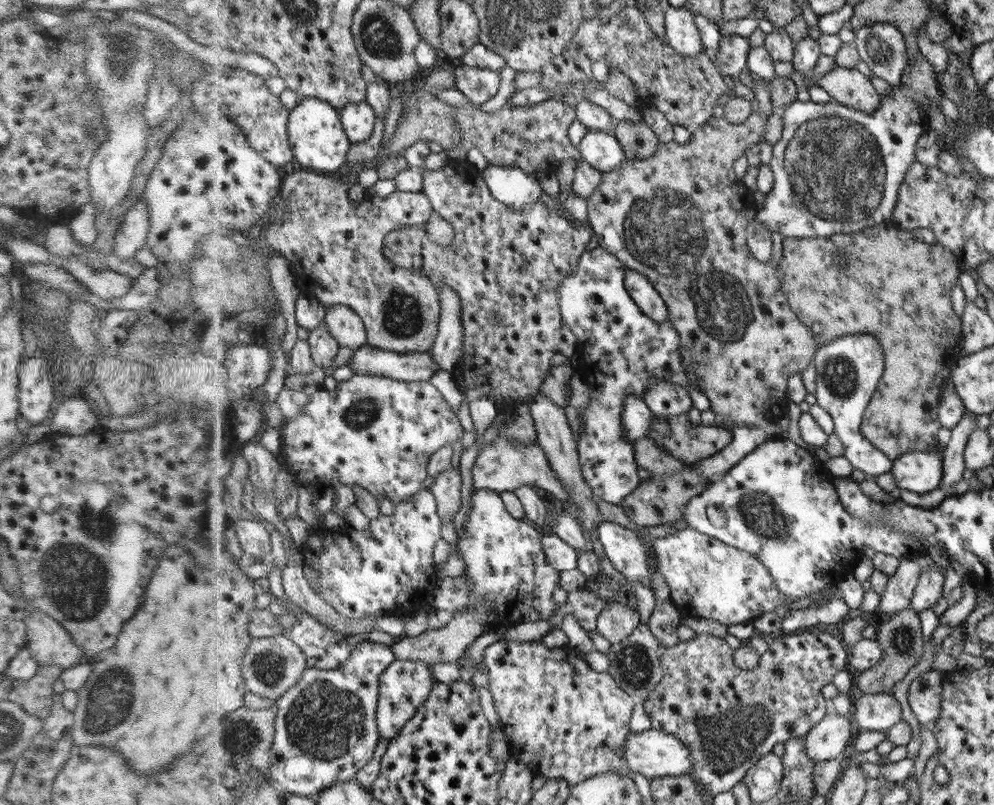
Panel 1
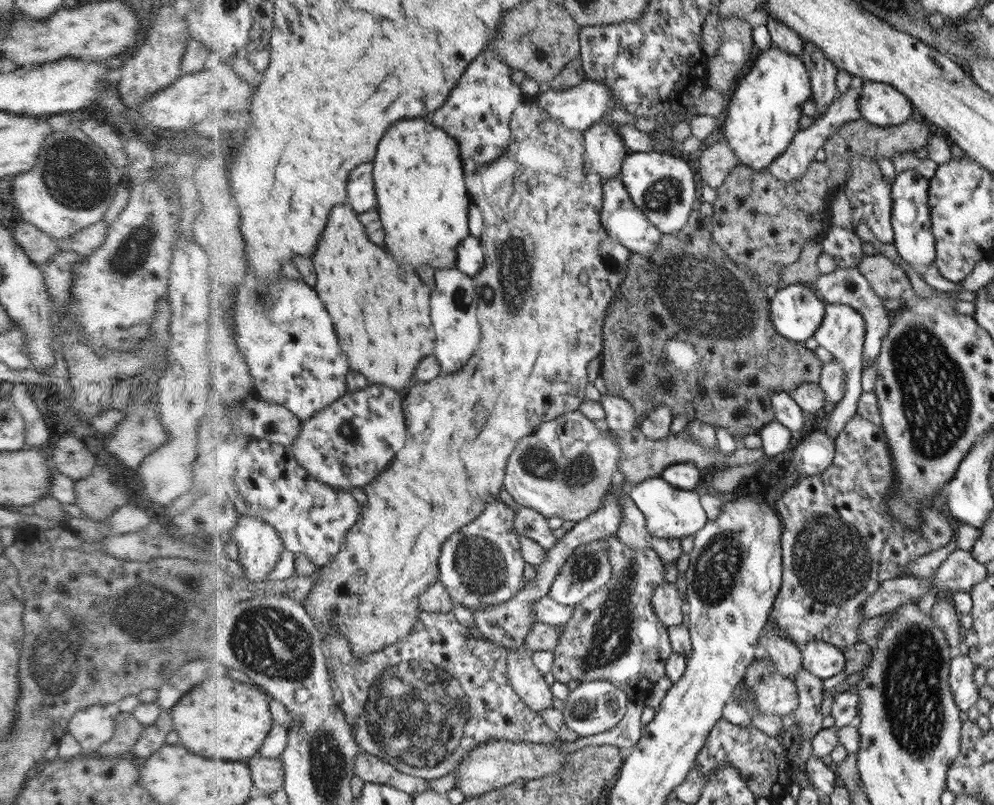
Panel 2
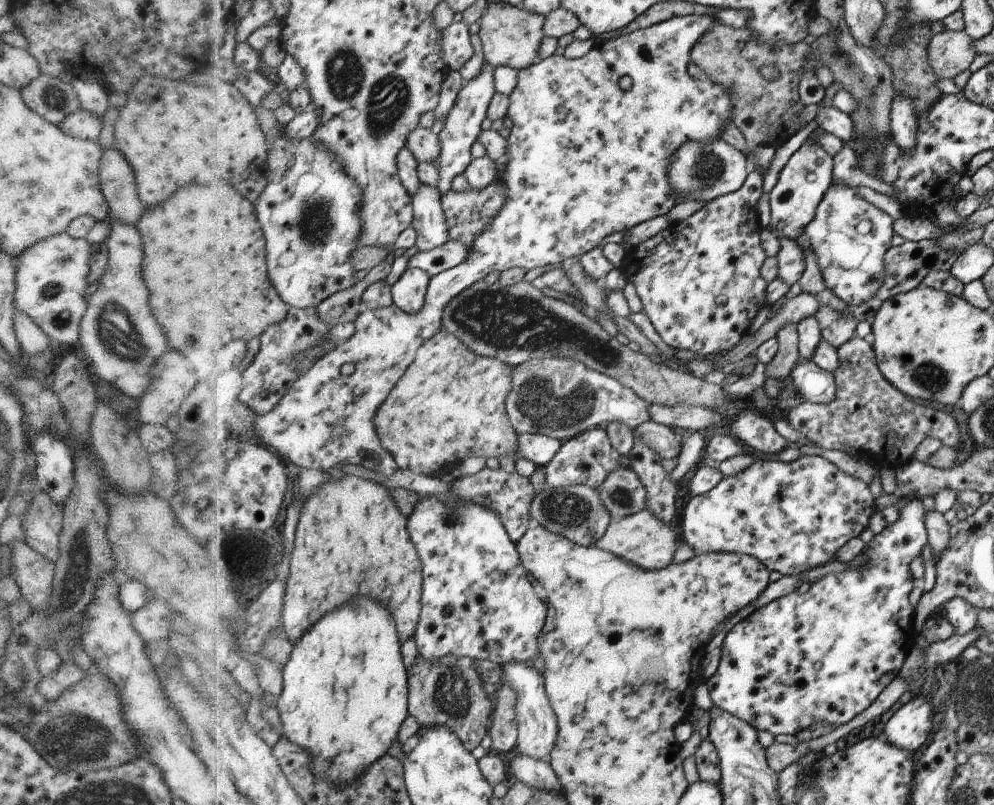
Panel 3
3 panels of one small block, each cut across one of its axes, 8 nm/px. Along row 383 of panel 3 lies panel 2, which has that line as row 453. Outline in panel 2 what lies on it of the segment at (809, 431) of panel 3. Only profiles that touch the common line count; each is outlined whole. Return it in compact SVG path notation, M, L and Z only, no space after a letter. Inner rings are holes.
M858 414L852 416L844 430L835 438L835 458L833 464L830 464L824 473L815 475L814 477L798 477L795 482L795 486L791 487L776 504L780 516L783 516L785 530L781 534L781 554L783 556L783 586L779 592L779 597L775 601L774 610L771 612L770 621L774 625L778 624L778 627L784 631L784 635L788 639L792 639L798 648L802 650L804 645L810 641L821 640L828 644L836 645L836 648L844 648L849 644L854 644L858 641L858 629L859 624L864 622L866 616L864 616L863 608L866 605L866 601L870 599L877 591L879 591L880 583L885 580L890 580L904 574L904 569L908 563L915 561L919 556L930 553L930 550L936 550L940 546L944 546L946 542L952 540L952 524L948 520L948 516L942 514L942 508L944 506L943 499L938 502L925 503L920 510L920 516L923 524L918 529L908 529L902 522L896 521L896 514L890 510L891 496L895 496L895 470L894 461L891 460L891 445L888 444L887 432L883 428L882 424L872 424L872 421L866 417L862 417Z

